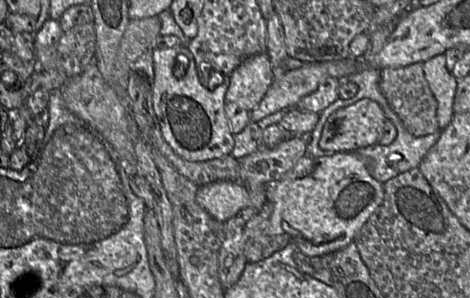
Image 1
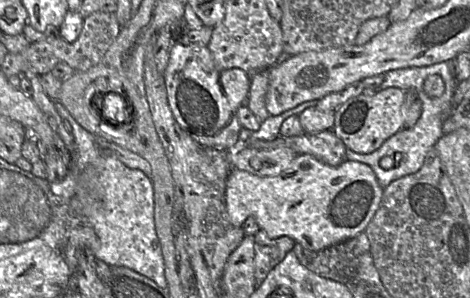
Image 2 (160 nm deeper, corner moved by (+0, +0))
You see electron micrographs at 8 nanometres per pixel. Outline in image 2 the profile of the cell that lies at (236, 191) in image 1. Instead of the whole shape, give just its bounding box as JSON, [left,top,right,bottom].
[225,154,384,251]

